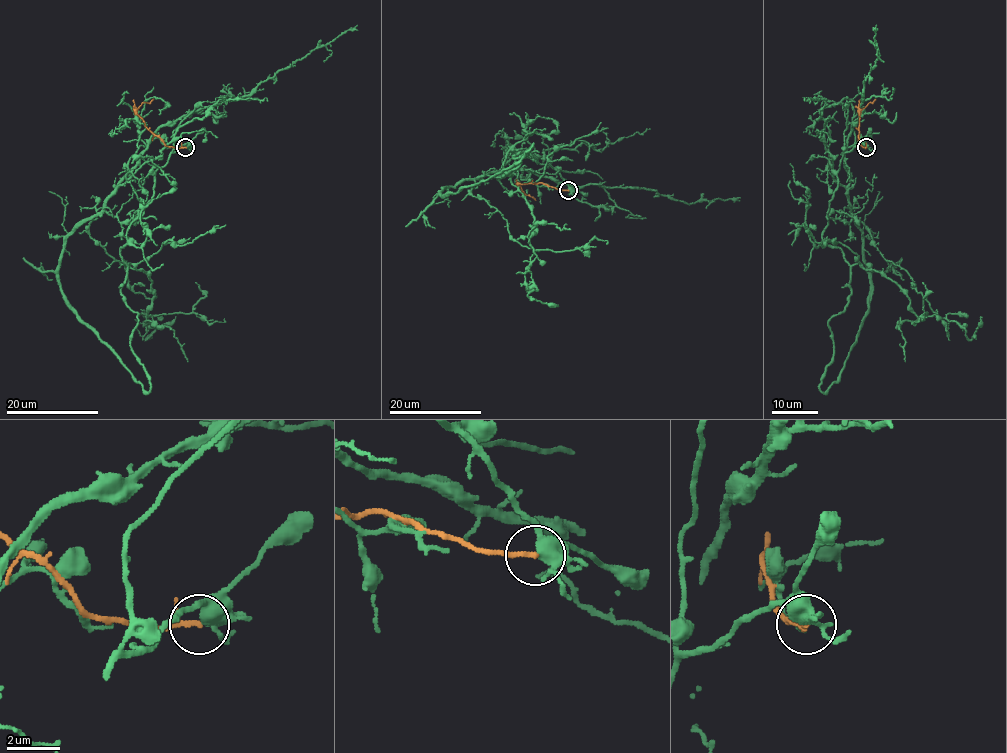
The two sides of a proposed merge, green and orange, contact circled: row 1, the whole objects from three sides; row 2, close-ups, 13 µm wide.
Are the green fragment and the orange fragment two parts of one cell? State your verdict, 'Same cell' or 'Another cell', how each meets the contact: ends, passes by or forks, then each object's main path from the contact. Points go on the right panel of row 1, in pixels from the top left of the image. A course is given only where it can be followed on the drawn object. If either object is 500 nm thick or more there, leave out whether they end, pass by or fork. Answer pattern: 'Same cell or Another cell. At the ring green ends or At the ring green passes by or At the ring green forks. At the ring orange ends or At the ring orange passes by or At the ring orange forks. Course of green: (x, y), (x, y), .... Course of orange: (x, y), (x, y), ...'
Another cell. At the ring green forks. At the ring orange passes by. Course of green: (866, 147), (845, 151), (836, 172), (830, 162), (834, 178), (850, 179), (846, 141), (879, 57), (876, 25). Course of orange: (866, 147), (861, 146), (858, 138), (859, 113), (875, 98)

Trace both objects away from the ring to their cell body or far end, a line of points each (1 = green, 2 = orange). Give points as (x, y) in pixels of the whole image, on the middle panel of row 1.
1: (569, 190), (534, 155), (511, 158), (499, 171), (530, 171), (576, 186), (654, 189), (688, 203), (740, 201)
2: (568, 190), (541, 182), (519, 184), (535, 200)

